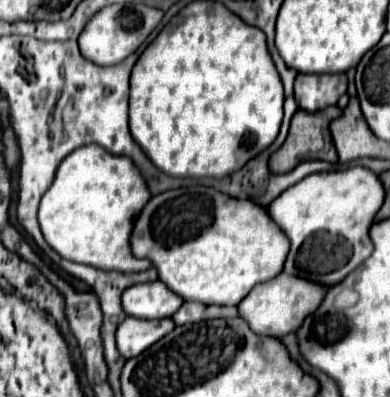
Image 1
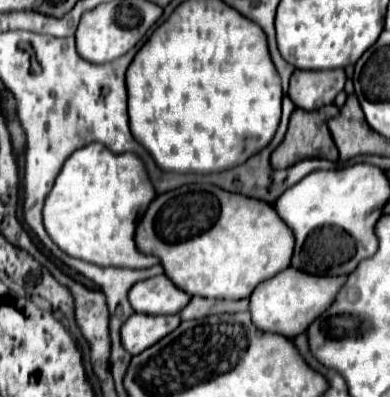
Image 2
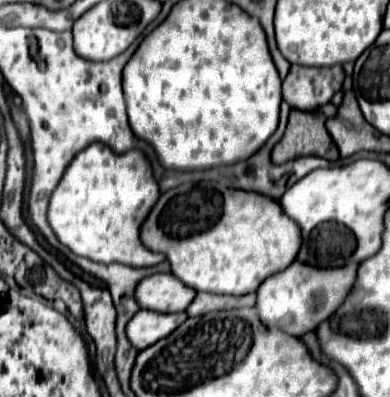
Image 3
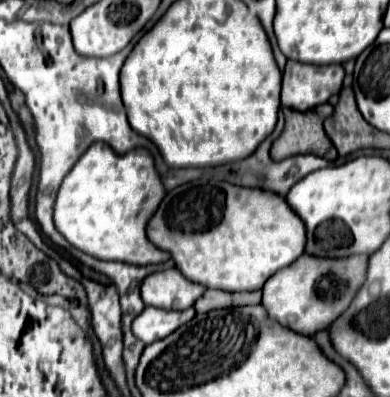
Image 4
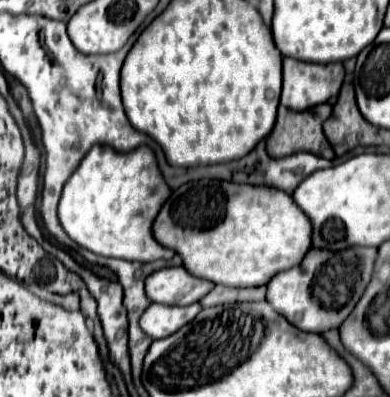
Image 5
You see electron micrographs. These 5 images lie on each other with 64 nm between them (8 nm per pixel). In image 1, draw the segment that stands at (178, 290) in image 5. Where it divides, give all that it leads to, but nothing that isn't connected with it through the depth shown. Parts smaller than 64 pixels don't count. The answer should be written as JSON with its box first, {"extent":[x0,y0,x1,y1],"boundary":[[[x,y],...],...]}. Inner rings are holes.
{"extent":[122,280,182,320],"boundary":[[[160,280],[136,284],[122,292],[122,310],[140,320],[162,320],[170,318],[182,304],[180,296],[168,292]]]}

